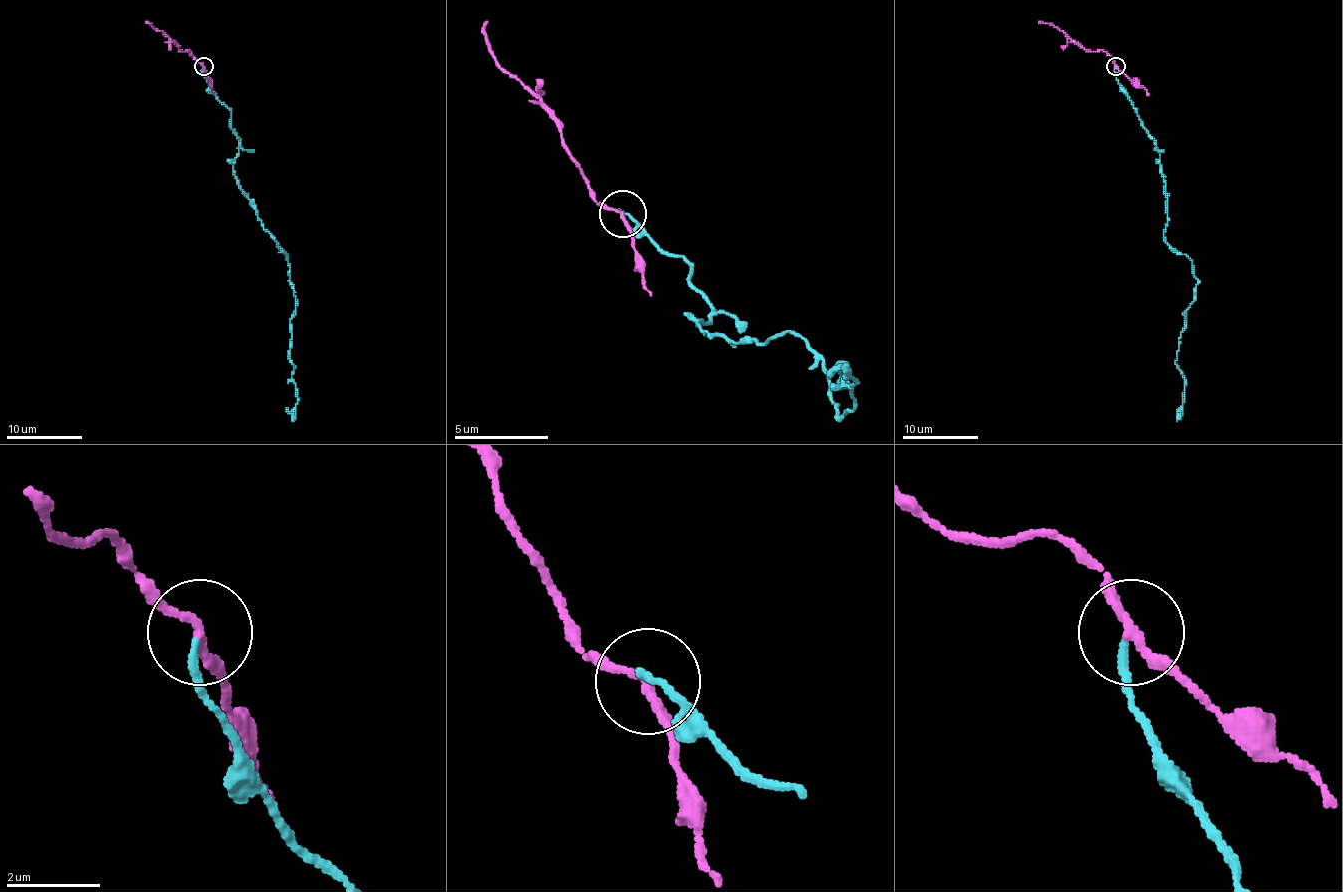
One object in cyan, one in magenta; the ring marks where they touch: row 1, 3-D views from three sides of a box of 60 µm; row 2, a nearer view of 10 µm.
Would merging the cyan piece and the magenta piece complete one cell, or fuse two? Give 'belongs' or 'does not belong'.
does not belong

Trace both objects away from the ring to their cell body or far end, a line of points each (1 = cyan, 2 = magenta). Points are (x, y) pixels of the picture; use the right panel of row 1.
1: (1114, 66), (1160, 154), (1164, 239), (1184, 254), (1198, 284), (1175, 362), (1184, 385), (1177, 421)
2: (1116, 66), (1109, 53), (1080, 48), (1054, 25), (1038, 21)

